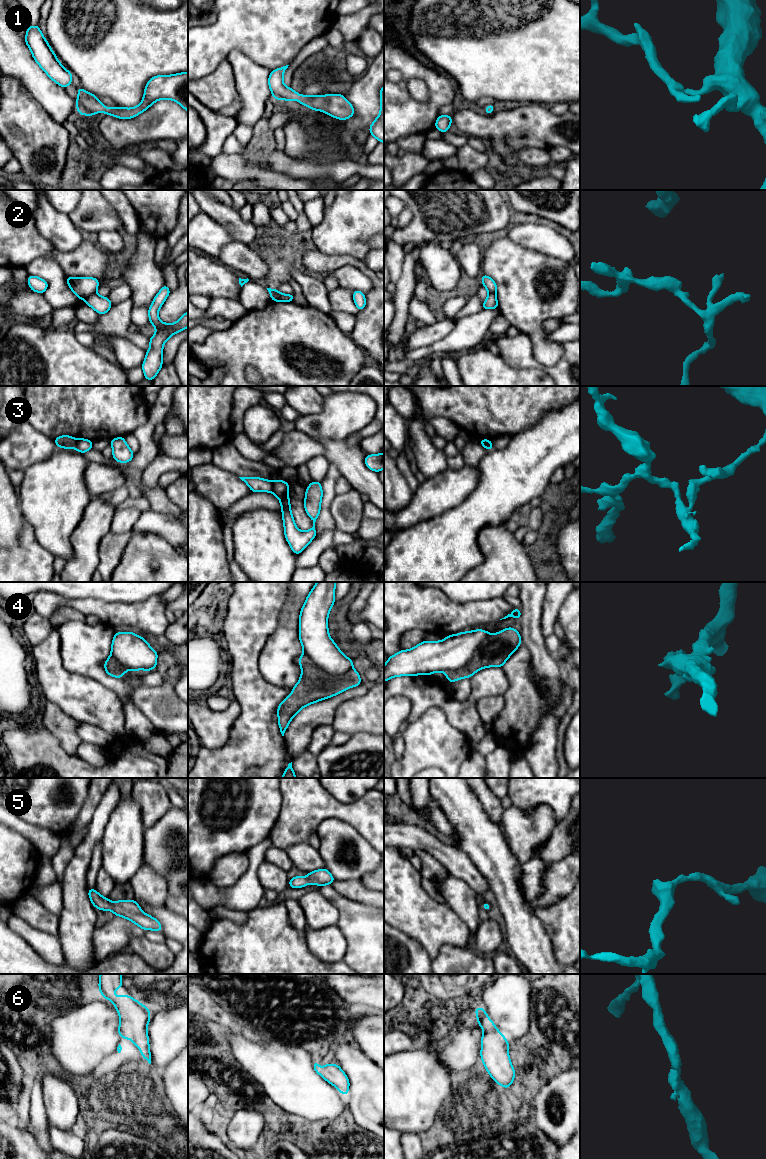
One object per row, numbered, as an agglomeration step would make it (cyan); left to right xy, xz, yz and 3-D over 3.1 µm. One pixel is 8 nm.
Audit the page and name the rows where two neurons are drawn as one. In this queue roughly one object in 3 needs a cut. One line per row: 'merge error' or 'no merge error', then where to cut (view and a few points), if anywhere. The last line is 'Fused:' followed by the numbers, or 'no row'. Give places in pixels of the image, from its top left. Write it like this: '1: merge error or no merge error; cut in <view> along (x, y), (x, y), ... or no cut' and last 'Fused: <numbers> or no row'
1: no merge error; no cut
2: merge error; cut in xy along (95, 292), (85, 298)
3: merge error; cut in xz along (273, 482), (273, 489), (271, 491)
4: merge error; cut in yz along (490, 633), (463, 666), (445, 673)
5: no merge error; no cut
6: no merge error; no cut
Fused: 2, 3, 4

